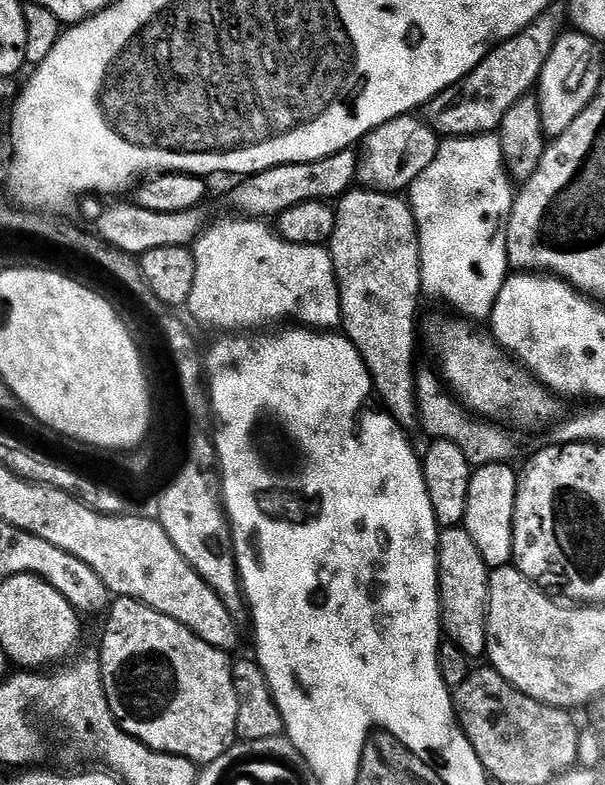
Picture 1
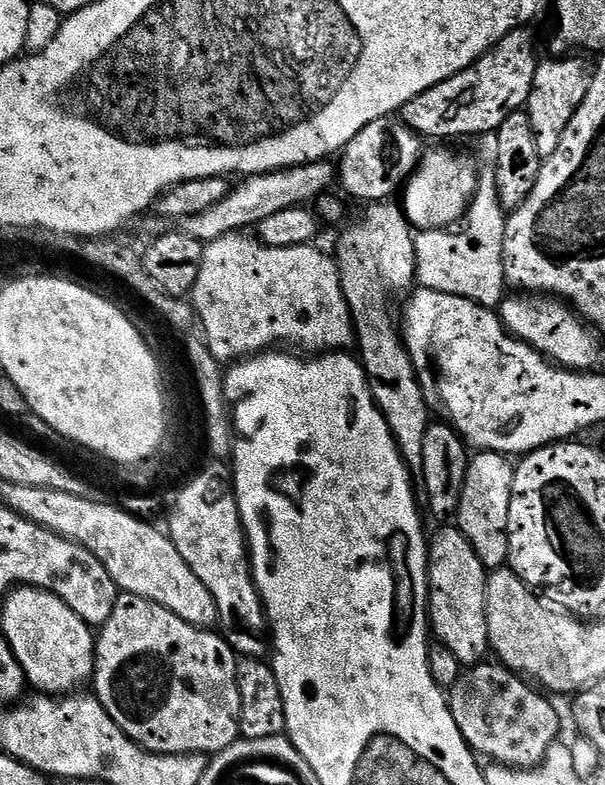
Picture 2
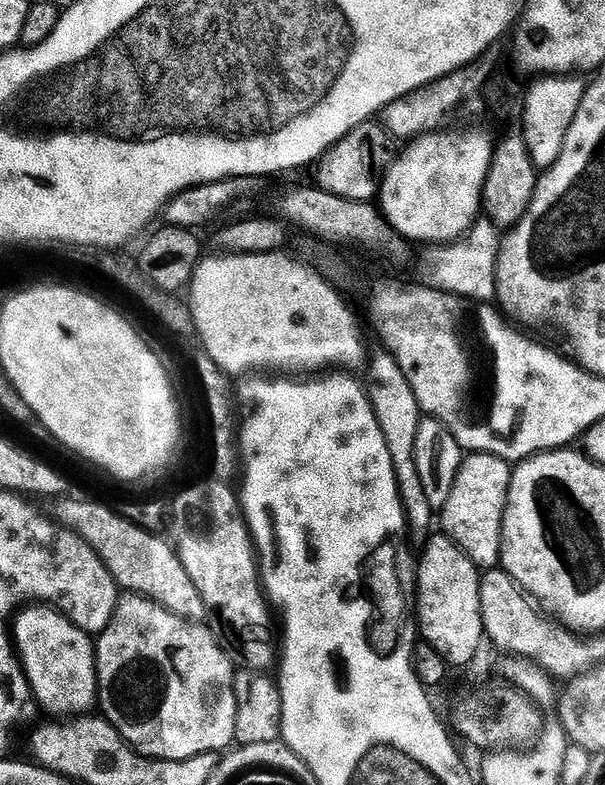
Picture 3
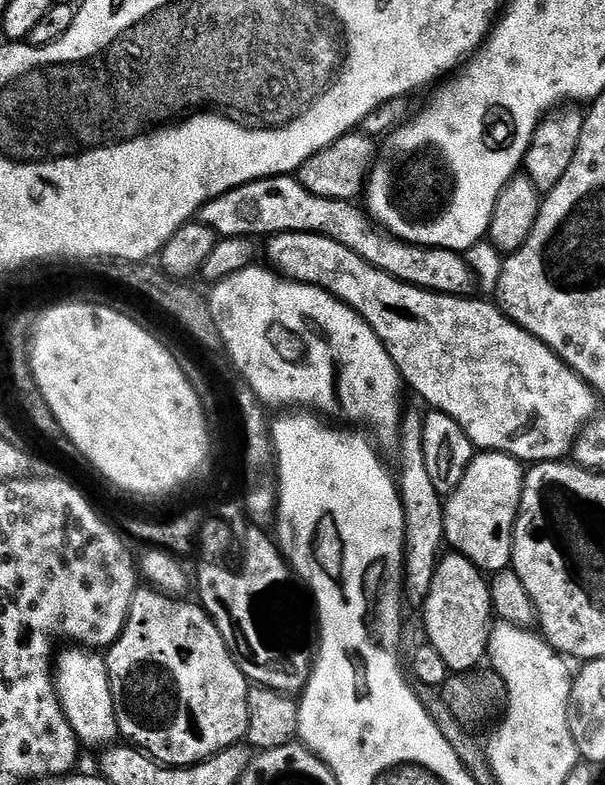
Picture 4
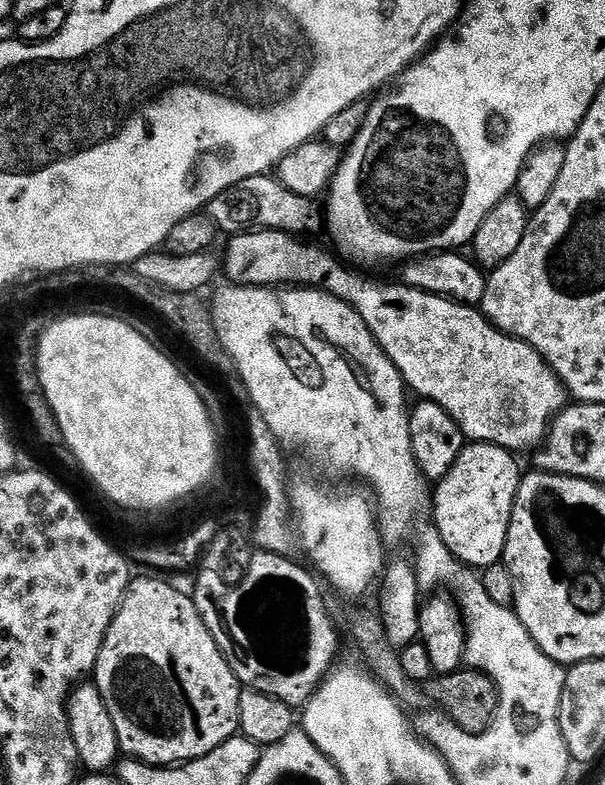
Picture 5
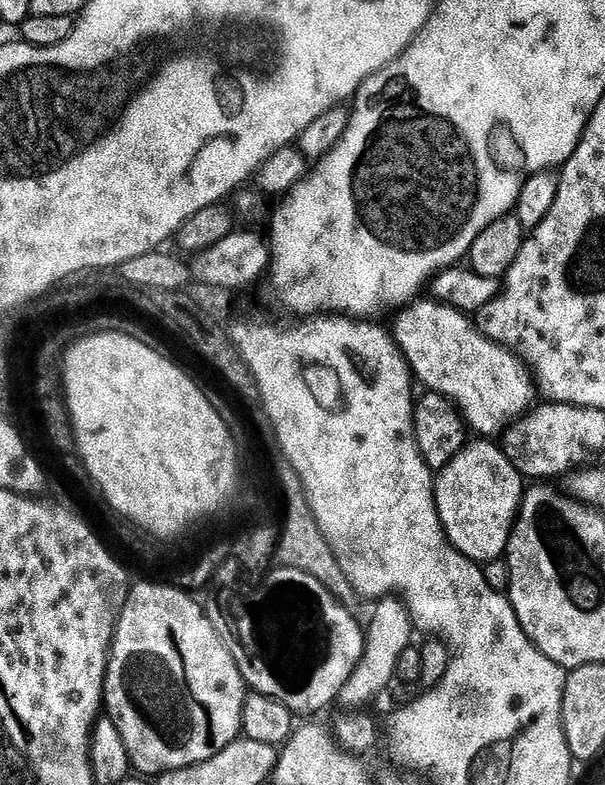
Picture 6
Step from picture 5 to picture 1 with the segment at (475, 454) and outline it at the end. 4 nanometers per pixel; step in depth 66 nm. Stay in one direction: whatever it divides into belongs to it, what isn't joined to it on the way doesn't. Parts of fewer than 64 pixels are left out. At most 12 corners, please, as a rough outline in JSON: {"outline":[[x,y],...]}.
{"outline":[[473,471],[463,527],[489,569],[514,560],[518,472]]}

